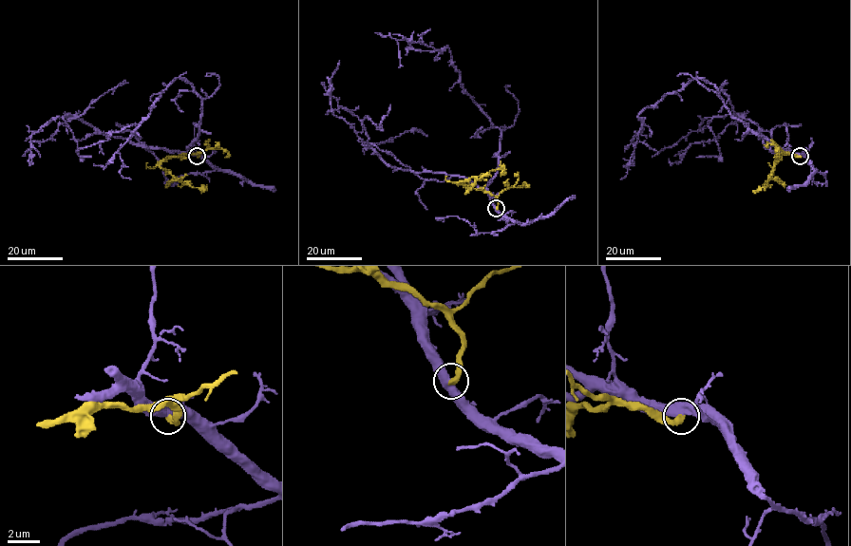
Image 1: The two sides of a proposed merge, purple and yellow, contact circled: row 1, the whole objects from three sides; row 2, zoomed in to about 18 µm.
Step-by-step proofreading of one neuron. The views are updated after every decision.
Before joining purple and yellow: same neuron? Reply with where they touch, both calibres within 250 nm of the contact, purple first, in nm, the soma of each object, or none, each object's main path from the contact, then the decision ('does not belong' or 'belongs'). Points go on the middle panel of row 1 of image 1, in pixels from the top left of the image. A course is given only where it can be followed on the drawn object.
(496, 208) | 550/360 nm | purple none | yellow none | purple via (496, 208), (487, 184), (498, 168), (501, 130), (463, 86), (450, 50), (415, 50), (399, 39), (403, 65) | yellow via (496, 208), (498, 199), (494, 196), (459, 183), (472, 177), (485, 175), (492, 169), (501, 169), (503, 175) | does not belong

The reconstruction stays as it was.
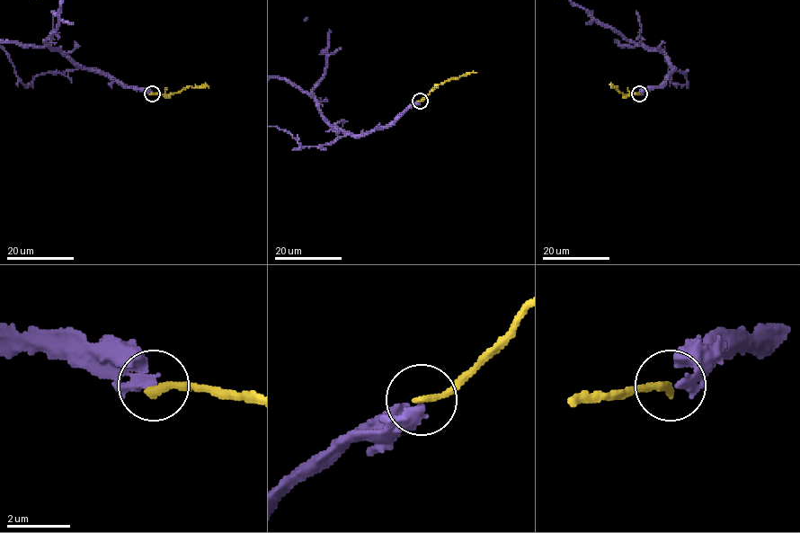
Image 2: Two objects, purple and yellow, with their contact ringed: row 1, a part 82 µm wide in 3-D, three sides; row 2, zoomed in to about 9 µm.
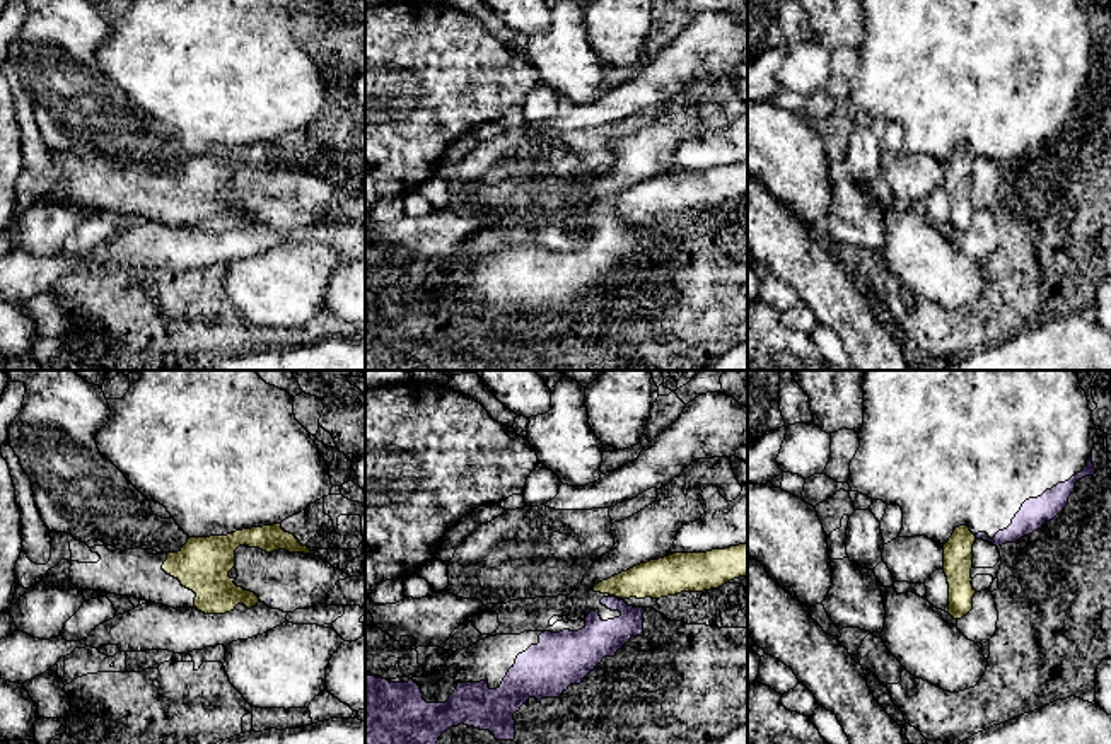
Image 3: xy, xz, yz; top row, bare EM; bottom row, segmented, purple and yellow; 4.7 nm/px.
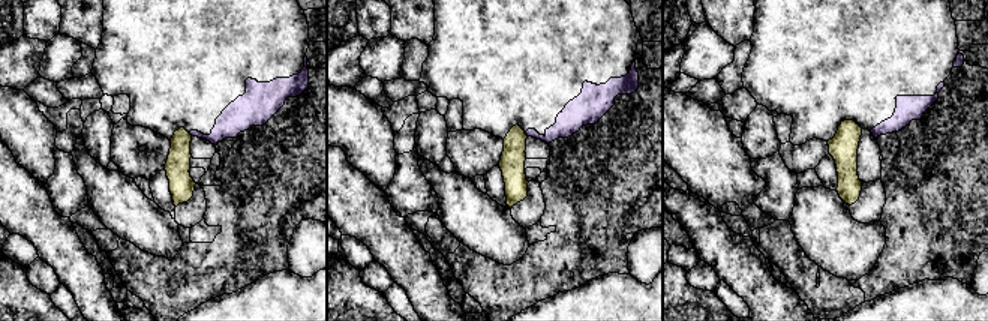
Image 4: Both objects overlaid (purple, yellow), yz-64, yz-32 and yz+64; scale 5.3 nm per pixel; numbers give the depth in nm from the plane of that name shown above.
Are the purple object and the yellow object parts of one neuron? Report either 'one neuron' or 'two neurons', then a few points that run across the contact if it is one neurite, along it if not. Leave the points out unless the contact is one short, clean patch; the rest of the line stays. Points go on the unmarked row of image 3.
two neurons; line yz (973, 152), (977, 156)

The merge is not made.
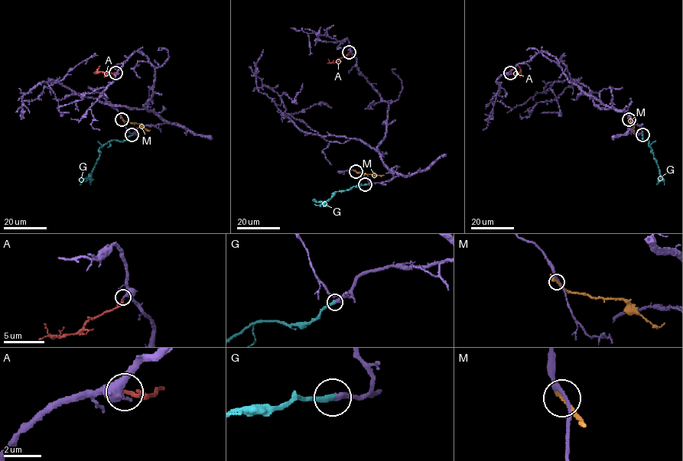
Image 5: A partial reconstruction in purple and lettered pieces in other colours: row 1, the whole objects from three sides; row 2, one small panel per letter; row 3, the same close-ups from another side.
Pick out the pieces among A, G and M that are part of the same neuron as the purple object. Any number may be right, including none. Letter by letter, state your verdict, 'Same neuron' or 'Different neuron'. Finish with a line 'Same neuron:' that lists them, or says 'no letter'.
A: Different neuron
G: Same neuron
M: Different neuron
Same neuron: G

